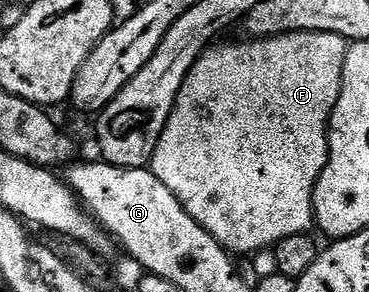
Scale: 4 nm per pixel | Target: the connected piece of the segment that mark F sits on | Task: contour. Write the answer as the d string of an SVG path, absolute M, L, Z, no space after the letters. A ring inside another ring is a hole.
M304 30L298 34L279 34L276 38L244 41L233 42L230 46L214 44L193 65L183 88L177 94L175 104L171 108L171 116L163 128L163 136L159 136L159 144L155 148L151 163L153 175L159 180L163 180L163 184L167 184L167 188L171 188L171 192L175 192L179 204L183 204L185 211L207 233L215 236L215 240L219 240L223 249L237 256L253 254L256 250L266 249L265 251L268 251L276 246L279 240L283 240L287 236L304 234L314 225L313 193L315 184L329 159L329 116L339 100L347 49L346 39L340 38L338 34L312 34L310 30Z

